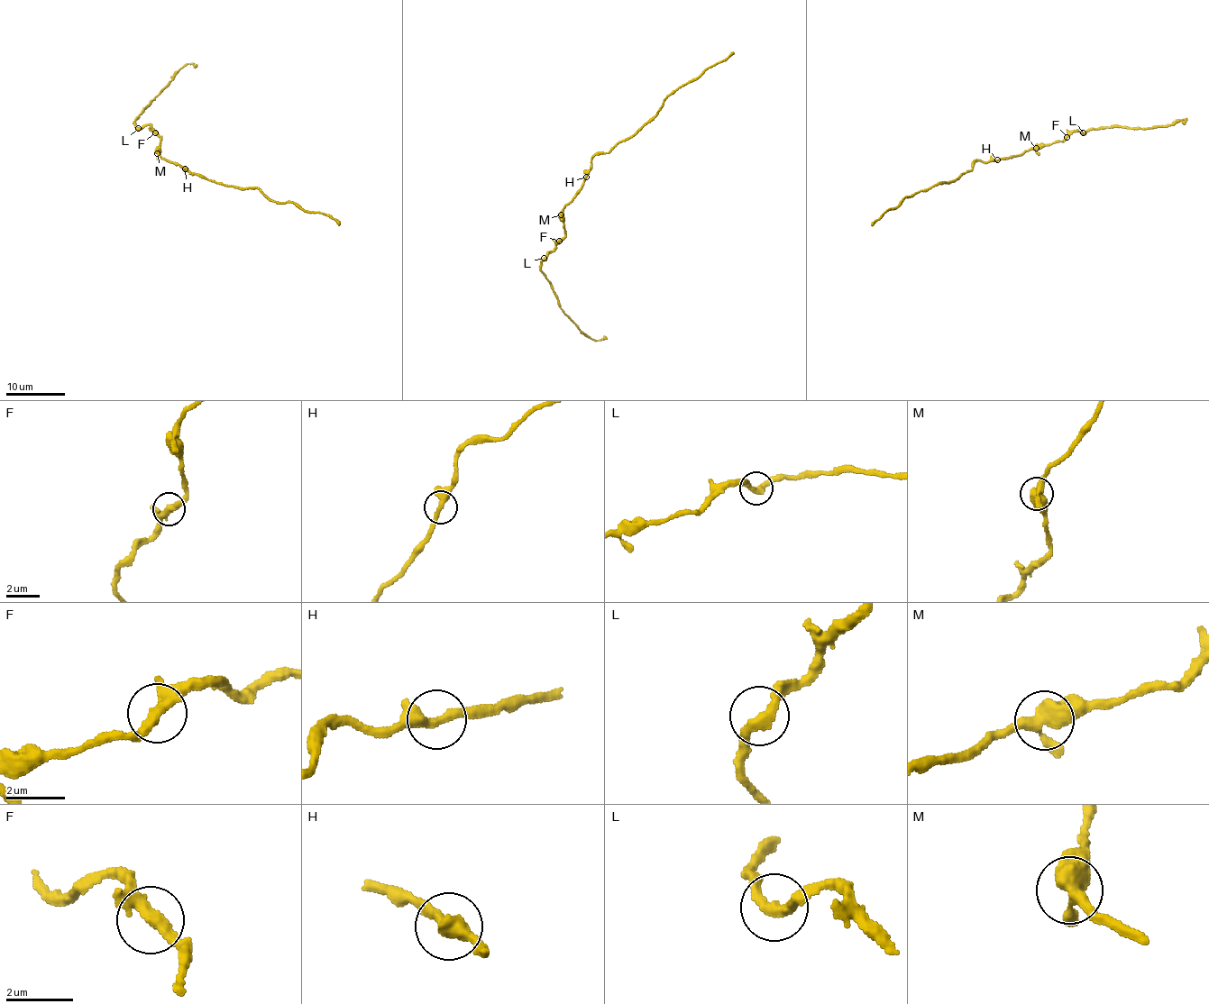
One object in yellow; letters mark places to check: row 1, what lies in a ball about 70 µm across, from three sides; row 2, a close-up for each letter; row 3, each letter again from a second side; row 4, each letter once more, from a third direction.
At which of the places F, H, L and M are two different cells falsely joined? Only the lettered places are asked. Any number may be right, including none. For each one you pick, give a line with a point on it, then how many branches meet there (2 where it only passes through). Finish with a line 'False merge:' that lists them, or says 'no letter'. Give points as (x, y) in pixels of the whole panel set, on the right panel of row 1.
False merge: no letter

